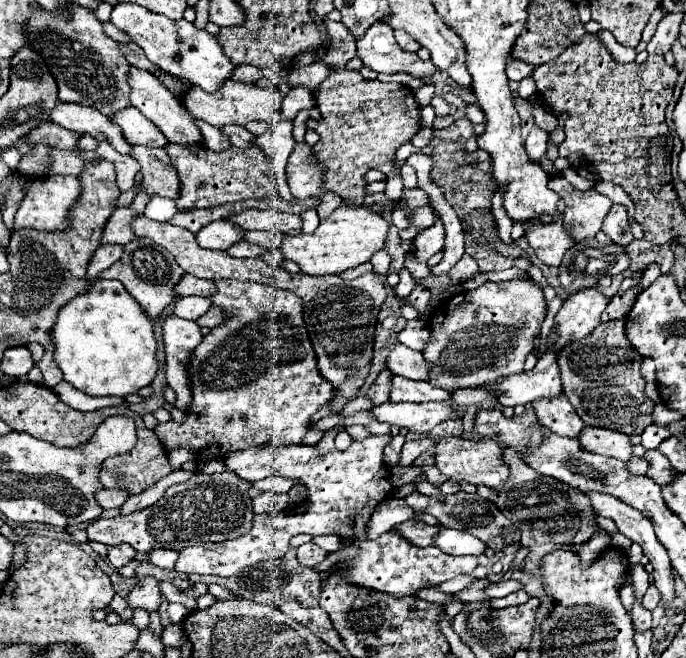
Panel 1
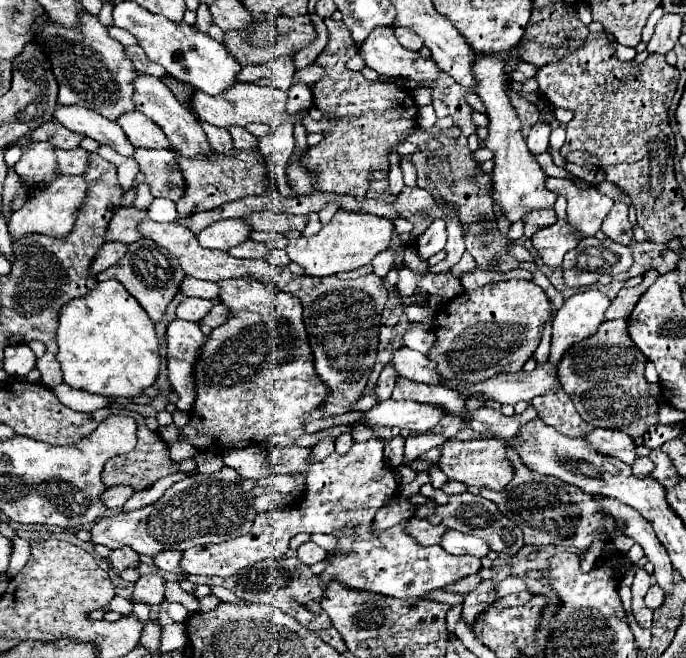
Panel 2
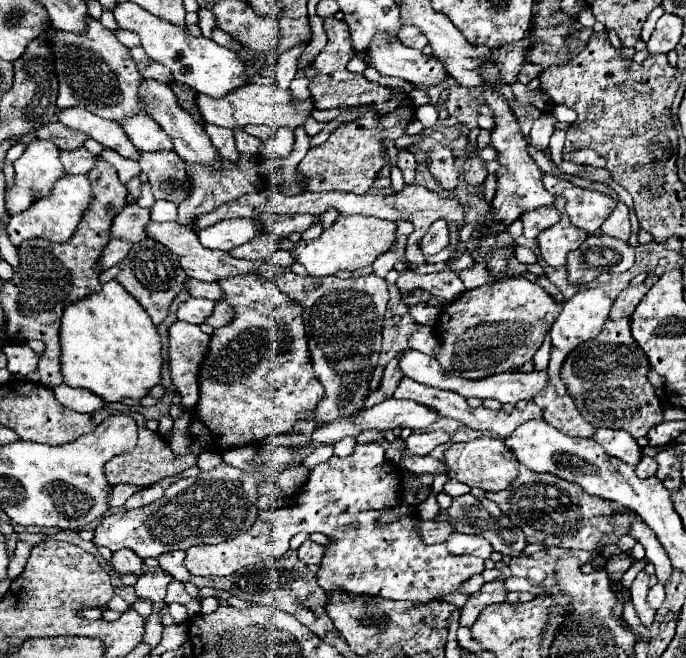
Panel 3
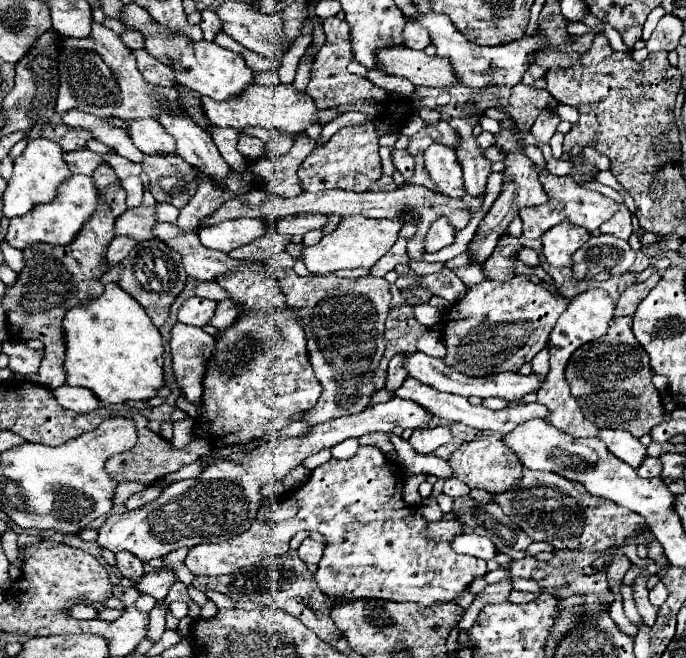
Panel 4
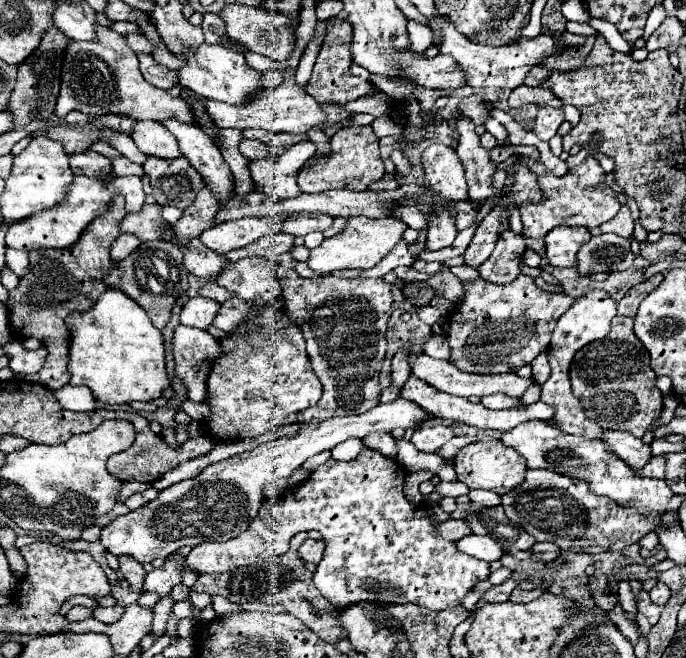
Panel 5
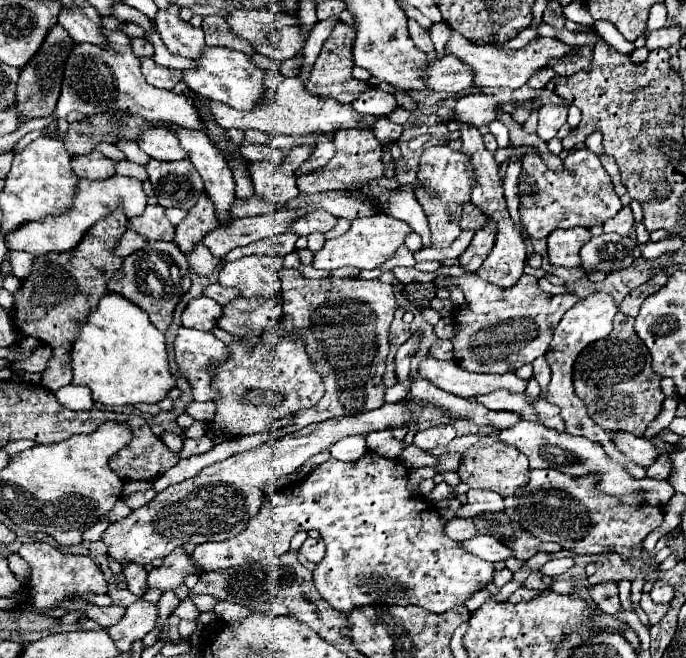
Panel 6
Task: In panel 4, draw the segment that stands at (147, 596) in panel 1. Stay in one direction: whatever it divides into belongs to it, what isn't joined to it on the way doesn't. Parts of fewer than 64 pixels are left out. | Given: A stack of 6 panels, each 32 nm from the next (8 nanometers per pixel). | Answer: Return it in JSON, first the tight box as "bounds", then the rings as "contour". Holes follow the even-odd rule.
{"bounds":[138,566,178,600],"contour":[[[164,566],[164,568],[160,568],[160,570],[148,572],[148,574],[140,580],[138,590],[140,590],[140,594],[150,594],[150,596],[154,596],[156,600],[164,600],[166,594],[168,594],[168,590],[170,590],[170,586],[172,586],[174,582],[178,582],[174,570],[168,568],[168,566]]]}

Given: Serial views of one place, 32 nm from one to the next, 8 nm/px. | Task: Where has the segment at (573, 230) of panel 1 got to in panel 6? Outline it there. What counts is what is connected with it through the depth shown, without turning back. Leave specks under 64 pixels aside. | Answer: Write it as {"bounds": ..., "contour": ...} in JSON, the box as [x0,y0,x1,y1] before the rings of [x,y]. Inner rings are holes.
{"bounds":[520,148,620,238],"contour":[[[538,148],[522,158],[522,172],[536,184],[528,188],[520,200],[520,218],[532,238],[548,238],[548,232],[556,228],[590,228],[600,220],[606,222],[620,210],[620,198],[614,192],[614,184],[596,154],[592,154],[588,148],[580,148],[566,156],[562,166],[564,170],[560,174],[550,170]]]}

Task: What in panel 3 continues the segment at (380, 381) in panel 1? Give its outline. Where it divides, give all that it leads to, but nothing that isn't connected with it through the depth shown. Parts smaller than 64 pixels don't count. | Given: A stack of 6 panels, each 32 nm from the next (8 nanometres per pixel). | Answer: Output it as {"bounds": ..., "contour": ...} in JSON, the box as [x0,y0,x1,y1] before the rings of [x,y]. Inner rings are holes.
{"bounds":[380,358,404,398],"contour":[[[392,358],[392,360],[388,362],[388,366],[386,366],[386,370],[384,370],[380,390],[390,398],[392,392],[398,388],[398,384],[400,384],[402,378],[404,378],[404,374],[402,374],[402,370],[400,370],[400,366],[398,366],[398,360]]]}

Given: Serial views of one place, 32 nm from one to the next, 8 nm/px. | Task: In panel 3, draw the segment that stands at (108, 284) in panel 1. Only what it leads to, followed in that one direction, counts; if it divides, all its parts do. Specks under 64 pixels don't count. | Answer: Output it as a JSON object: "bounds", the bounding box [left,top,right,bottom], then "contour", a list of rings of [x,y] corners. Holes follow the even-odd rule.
{"bounds":[60,282,162,404],"contour":[[[116,282],[102,284],[100,292],[64,310],[60,344],[64,384],[86,388],[106,404],[124,398],[140,400],[150,394],[150,388],[160,384],[162,342],[158,330],[144,308],[140,308],[140,304],[136,304]]]}

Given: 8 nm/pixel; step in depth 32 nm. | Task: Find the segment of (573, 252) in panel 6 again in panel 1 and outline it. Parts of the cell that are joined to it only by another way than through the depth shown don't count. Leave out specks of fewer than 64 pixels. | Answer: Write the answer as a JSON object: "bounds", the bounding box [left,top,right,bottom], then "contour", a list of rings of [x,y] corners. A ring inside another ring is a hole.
{"bounds":[524,198,576,266],"contour":[[[562,198],[559,199],[557,207],[561,215],[552,224],[538,224],[538,222],[530,224],[530,222],[524,222],[526,238],[528,238],[530,246],[534,248],[536,256],[548,266],[558,266],[562,262],[564,252],[576,244],[572,240],[572,236],[564,228],[563,210],[565,209],[565,202]]]}

